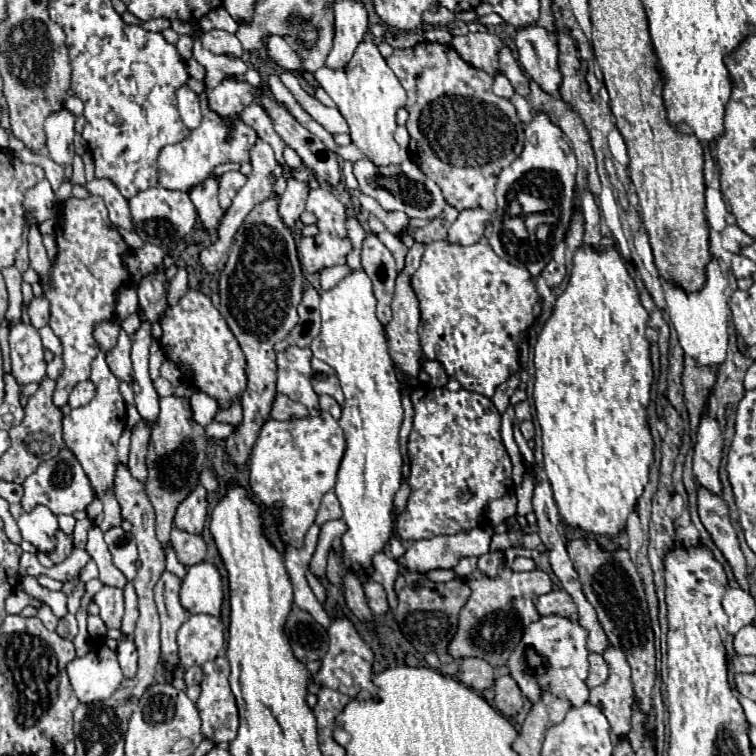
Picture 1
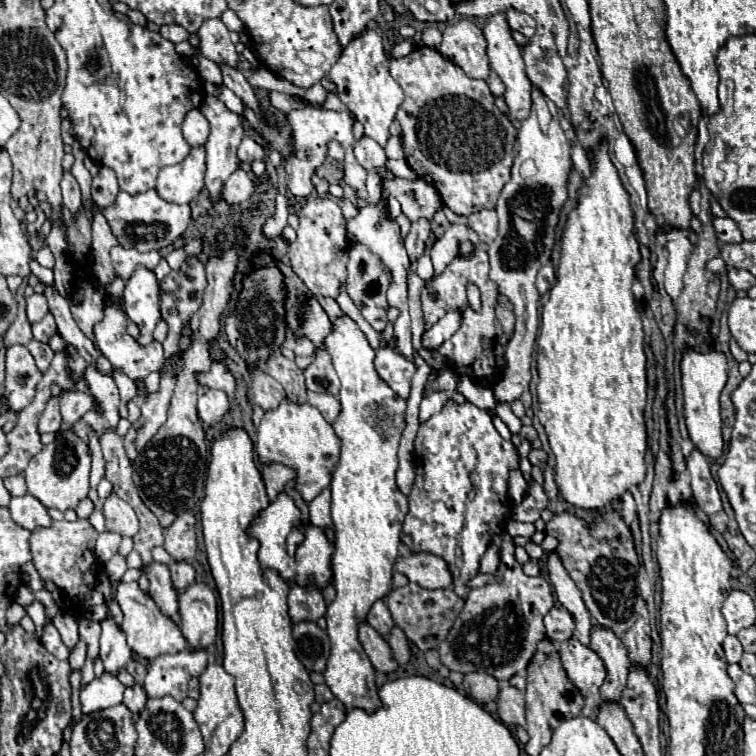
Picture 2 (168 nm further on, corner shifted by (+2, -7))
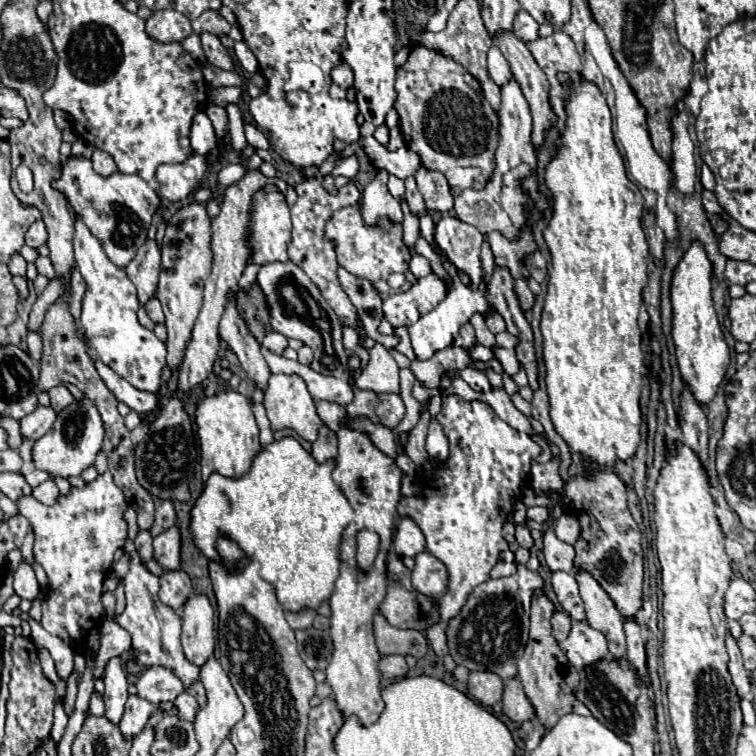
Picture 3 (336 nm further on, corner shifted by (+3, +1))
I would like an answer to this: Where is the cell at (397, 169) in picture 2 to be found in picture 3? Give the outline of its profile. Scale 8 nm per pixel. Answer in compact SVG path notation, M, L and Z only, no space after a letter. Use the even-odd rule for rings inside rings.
M419 168L415 174L417 186L421 188L421 196L429 212L449 212L453 208L453 194L449 190L447 178L441 172ZM427 188L427 190L423 190Z

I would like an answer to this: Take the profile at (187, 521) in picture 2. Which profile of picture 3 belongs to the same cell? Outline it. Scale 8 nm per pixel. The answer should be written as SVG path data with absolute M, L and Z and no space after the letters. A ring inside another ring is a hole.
M177 526L153 538L153 556L163 570L179 570L179 546L181 546L181 536Z

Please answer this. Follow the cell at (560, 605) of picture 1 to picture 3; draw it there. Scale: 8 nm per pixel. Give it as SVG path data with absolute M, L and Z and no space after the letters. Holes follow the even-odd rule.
M555 612L553 618L551 618L551 624L553 624L553 636L557 642L563 642L569 634L569 628L571 628L571 620L565 612Z

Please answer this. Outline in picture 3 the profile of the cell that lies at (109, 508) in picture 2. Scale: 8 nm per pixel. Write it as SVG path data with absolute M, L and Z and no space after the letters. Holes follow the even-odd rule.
M105 472L83 488L71 486L69 494L59 494L53 506L45 506L33 496L21 496L17 508L33 526L33 554L43 566L49 582L43 600L41 626L69 644L73 652L85 654L89 630L99 628L103 622L101 594L103 580L113 564L113 552L121 548L127 538L127 524L123 520L127 500L121 488L113 482L113 476Z

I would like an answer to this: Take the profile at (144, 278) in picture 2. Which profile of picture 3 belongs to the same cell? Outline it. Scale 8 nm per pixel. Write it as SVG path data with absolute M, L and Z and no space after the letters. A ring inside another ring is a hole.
M147 238L145 244L137 250L137 256L133 258L133 262L125 268L127 276L137 286L141 304L145 304L145 300L149 300L149 296L153 296L153 292L157 290L159 270L161 270L159 246L155 240Z

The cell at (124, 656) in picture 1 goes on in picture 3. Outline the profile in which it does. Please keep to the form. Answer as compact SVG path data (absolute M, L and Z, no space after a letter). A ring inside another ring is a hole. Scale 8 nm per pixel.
M129 696L127 700L127 706L125 706L125 716L121 718L121 724L119 724L119 730L121 734L127 738L127 740L133 740L141 728L145 728L151 712L153 712L153 704L149 704L147 700L141 700L139 696Z

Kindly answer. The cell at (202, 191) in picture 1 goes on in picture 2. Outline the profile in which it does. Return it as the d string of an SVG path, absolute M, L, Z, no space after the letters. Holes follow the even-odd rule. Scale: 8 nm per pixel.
M206 96L202 106L200 106L200 112L206 116L206 120L210 122L210 136L208 136L208 142L206 142L206 178L204 178L204 190L208 192L208 200L210 204L218 204L220 202L220 192L222 192L222 186L224 182L228 180L228 176L238 170L238 168L244 168L244 164L238 160L236 156L236 148L240 144L240 140L244 138L244 126L242 126L242 114L236 114L232 110L226 108L224 102L220 102L218 98L214 96Z

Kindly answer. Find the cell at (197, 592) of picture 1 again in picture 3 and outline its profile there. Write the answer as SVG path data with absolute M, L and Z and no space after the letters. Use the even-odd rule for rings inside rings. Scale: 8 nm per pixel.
M191 596L183 608L181 644L185 658L195 666L203 666L215 650L213 636L215 614L207 596Z

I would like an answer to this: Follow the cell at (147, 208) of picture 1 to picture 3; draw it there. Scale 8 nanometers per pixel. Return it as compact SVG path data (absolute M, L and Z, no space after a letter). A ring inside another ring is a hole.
M69 156L65 162L61 162L59 178L51 180L51 186L67 198L73 216L83 220L89 232L103 246L107 258L119 268L125 268L133 260L137 248L145 242L153 212L161 204L159 194L139 176L121 172L101 176L93 170L89 158L77 156Z

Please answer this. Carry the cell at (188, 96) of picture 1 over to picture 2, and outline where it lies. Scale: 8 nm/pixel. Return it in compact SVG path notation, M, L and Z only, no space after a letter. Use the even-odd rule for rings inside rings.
M194 108L194 110L186 112L186 118L182 122L182 132L184 132L184 138L186 138L186 142L190 146L194 146L194 144L206 144L208 132L210 132L208 120L202 116L200 110Z

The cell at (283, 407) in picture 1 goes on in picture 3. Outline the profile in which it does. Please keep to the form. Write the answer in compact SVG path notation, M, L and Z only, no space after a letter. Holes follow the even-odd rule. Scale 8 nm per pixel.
M235 292L227 294L227 306L225 306L225 312L223 312L221 322L219 322L219 336L237 354L247 376L261 390L265 390L265 384L271 376L271 370L259 352L259 342L253 338L247 324L243 322L243 318L237 312L237 294Z

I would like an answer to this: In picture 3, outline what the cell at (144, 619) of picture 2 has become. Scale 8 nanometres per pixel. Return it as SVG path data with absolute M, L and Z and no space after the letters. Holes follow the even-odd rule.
M127 538L127 556L129 556L129 572L125 576L125 596L127 596L127 608L121 616L115 618L119 626L123 626L131 638L133 638L133 650L137 652L137 658L147 666L163 666L173 670L173 674L183 682L185 690L189 690L199 680L199 668L191 664L183 650L181 650L181 618L171 608L165 608L159 602L159 578L149 572L145 562L141 560L139 552L135 550L135 544L131 538Z

